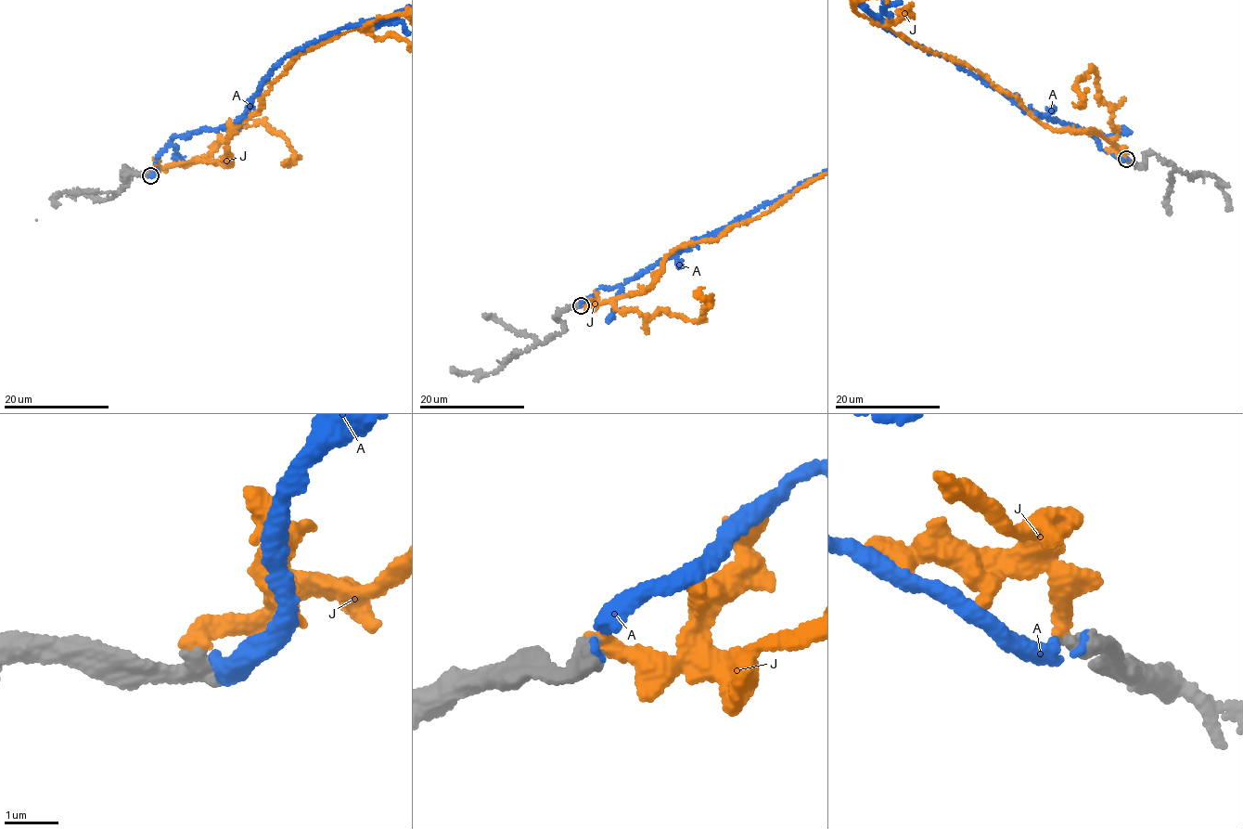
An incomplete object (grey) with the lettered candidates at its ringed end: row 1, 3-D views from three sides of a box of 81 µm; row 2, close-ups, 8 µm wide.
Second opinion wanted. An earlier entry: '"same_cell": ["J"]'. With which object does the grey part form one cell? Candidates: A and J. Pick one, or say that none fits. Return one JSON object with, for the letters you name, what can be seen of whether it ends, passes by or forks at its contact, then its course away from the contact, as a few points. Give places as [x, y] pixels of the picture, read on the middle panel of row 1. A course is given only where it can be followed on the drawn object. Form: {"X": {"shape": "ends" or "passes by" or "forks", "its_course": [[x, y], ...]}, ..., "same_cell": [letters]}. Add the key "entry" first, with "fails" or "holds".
{"entry": "fails", "A": {"shape": "ends"}, "same_cell": ["A"]}

